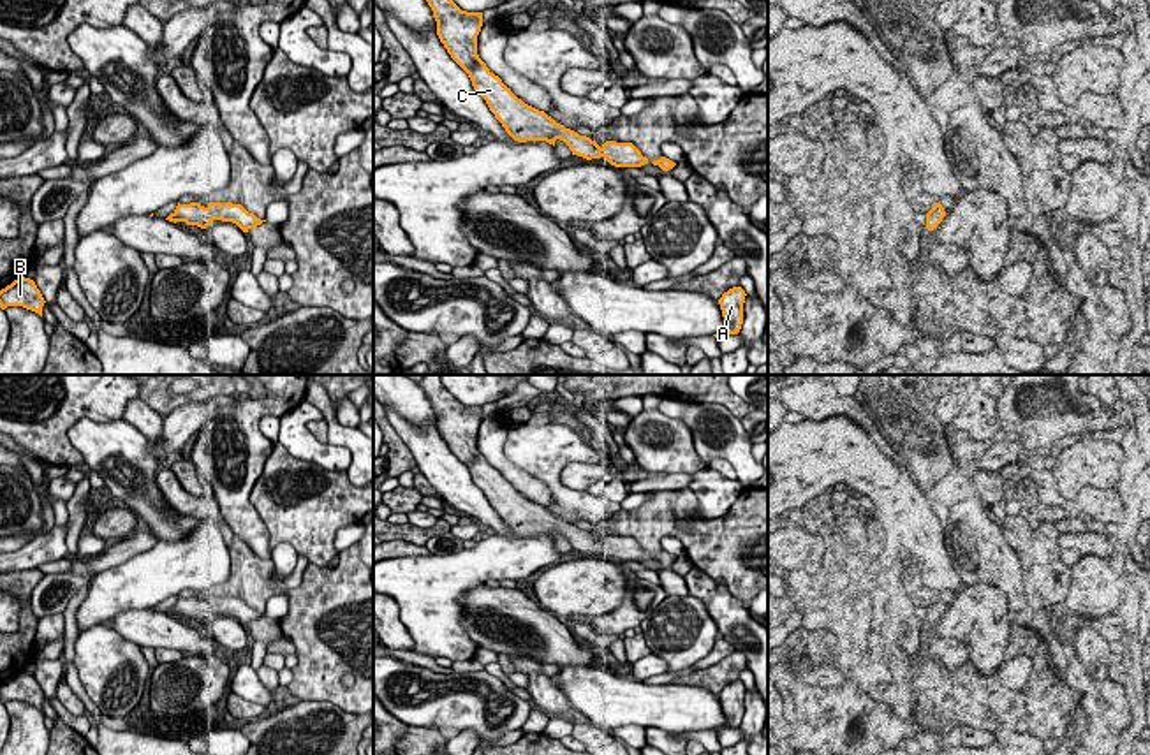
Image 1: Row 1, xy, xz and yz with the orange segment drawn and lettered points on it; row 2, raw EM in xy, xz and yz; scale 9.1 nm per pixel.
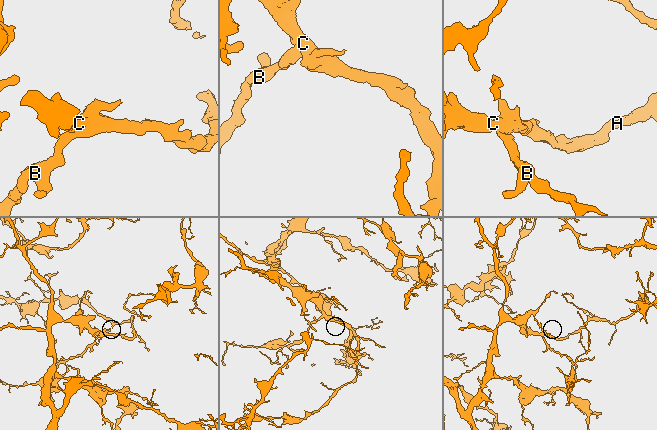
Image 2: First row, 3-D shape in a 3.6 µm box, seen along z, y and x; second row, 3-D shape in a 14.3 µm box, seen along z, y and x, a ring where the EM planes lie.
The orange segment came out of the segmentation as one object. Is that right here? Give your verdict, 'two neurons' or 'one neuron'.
one neuron

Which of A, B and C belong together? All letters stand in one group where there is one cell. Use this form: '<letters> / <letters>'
A B C

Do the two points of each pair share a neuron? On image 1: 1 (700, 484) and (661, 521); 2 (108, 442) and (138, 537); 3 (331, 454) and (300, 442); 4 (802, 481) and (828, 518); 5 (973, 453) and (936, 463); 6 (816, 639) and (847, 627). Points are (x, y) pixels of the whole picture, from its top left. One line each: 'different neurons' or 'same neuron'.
1: different neurons
2: different neurons
3: same neuron
4: different neurons
5: different neurons
6: different neurons

